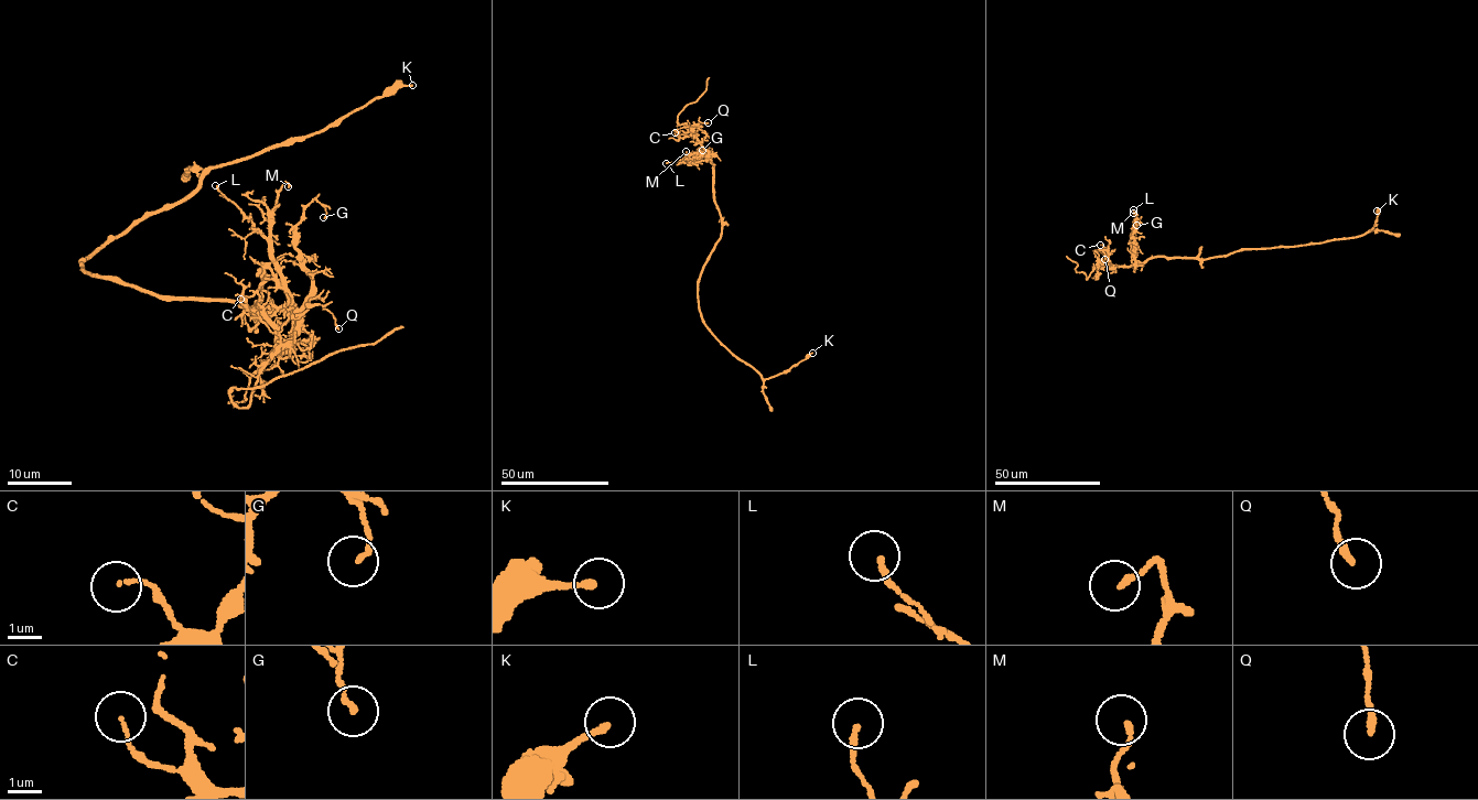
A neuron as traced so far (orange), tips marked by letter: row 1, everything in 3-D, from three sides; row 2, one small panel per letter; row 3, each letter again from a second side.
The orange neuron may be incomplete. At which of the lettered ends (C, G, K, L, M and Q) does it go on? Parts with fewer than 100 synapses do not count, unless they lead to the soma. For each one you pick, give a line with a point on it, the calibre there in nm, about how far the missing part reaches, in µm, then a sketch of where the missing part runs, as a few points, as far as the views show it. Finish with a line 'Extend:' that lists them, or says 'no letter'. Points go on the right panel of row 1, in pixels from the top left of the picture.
Extend: no letter

